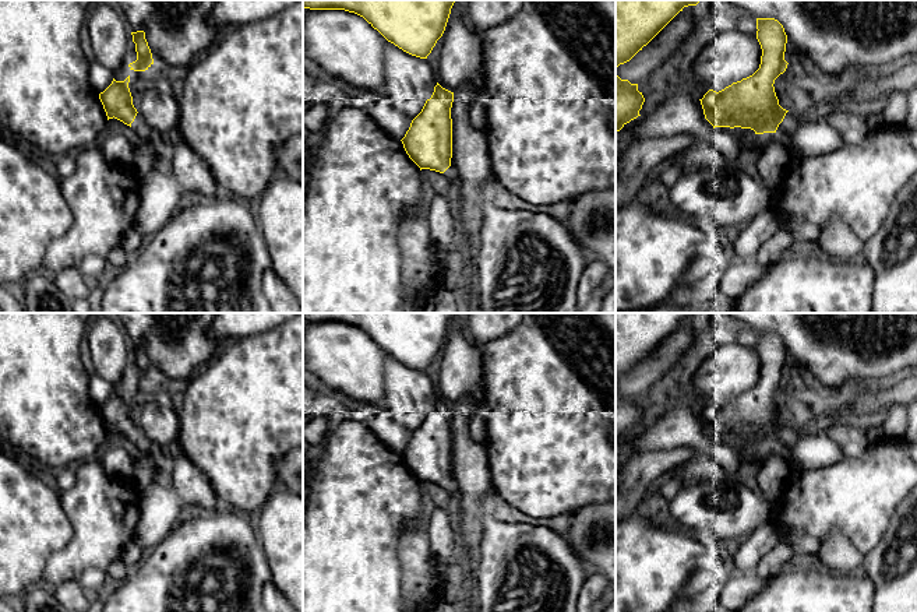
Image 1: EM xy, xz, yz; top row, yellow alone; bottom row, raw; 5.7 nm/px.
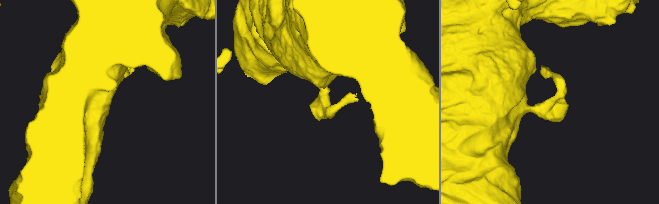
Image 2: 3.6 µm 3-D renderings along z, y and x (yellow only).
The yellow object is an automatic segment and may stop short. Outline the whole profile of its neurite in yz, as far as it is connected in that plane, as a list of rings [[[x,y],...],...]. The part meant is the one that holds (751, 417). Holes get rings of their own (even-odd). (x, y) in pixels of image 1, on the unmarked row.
[[[756,331],[756,352],[762,362],[759,381],[750,390],[716,405],[709,402],[701,414],[705,432],[715,440],[751,442],[755,447],[784,446],[793,462],[791,476],[840,461],[846,451],[828,436],[811,432],[798,437],[779,418],[775,393],[787,381],[787,348],[775,331]]]

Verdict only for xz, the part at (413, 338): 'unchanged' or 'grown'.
unchanged

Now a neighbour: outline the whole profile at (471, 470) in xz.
[[[472,398],[461,400],[454,407],[451,421],[451,478],[456,482],[459,499],[456,537],[459,556],[465,558],[473,594],[483,532],[482,500],[487,493],[494,492],[486,446],[475,443],[469,436],[469,421],[476,409]]]

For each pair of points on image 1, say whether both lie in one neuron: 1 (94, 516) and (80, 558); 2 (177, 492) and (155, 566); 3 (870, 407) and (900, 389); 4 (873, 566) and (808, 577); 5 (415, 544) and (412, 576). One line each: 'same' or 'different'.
1: same
2: different
3: same
4: different
5: same

